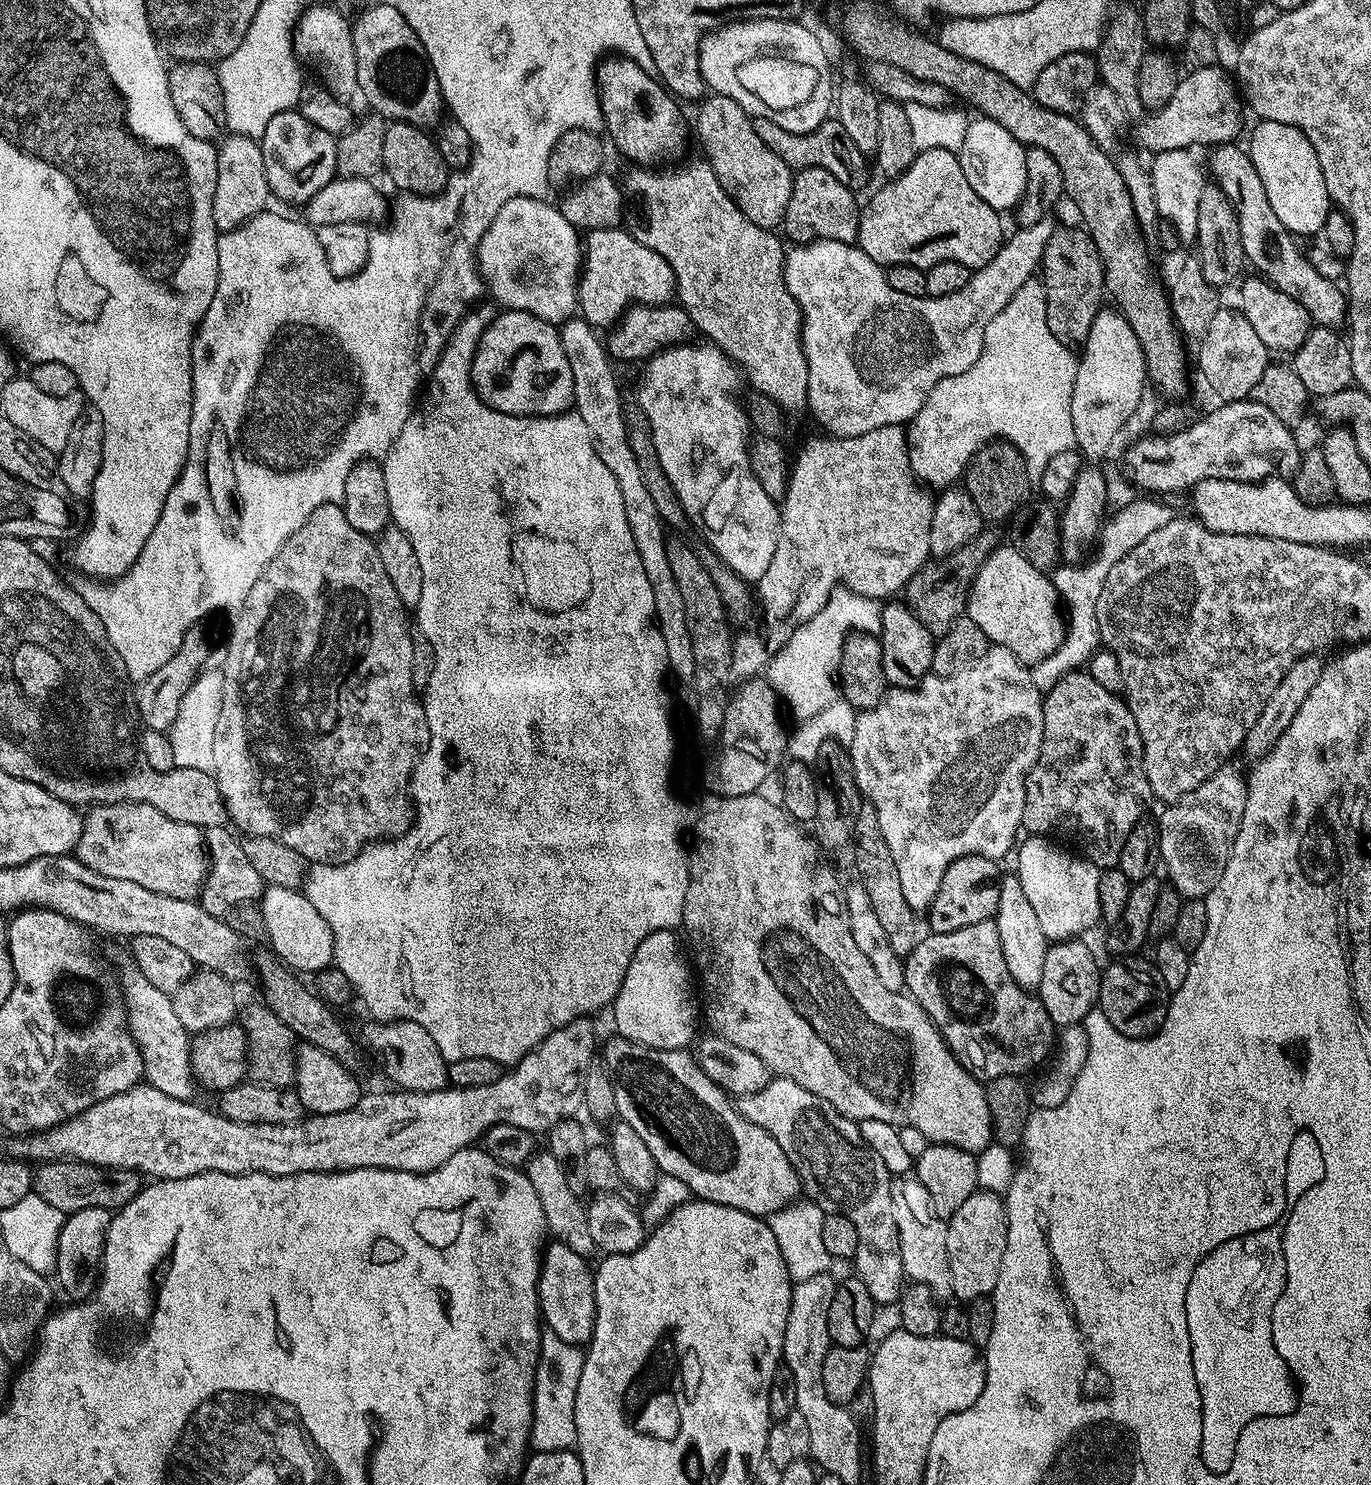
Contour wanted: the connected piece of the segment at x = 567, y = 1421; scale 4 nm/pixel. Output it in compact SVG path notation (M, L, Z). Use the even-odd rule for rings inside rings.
M553 1332L540 1337L540 1361L536 1364L536 1381L532 1391L532 1429L528 1442L532 1452L567 1452L576 1448L574 1398L578 1378L582 1378L584 1352L570 1342L562 1342Z

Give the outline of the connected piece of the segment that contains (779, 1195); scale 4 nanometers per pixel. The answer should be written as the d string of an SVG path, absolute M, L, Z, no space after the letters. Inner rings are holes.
M619 1034L613 1037L605 1044L603 1041L602 1055L604 1064L612 1074L616 1116L634 1126L642 1142L650 1146L650 1154L654 1154L654 1162L663 1175L686 1182L693 1197L761 1218L771 1218L775 1212L789 1207L796 1195L801 1195L800 1179L790 1158L782 1154L782 1146L778 1146L776 1139L762 1130L762 1126L754 1126L754 1122L742 1118L739 1107L730 1099L729 1093L705 1071L701 1061L691 1051L651 1048Z

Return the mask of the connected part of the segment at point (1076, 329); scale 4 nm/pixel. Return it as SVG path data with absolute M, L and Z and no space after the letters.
M1060 226L1053 232L1044 251L1042 283L1046 294L1046 322L1054 338L1069 346L1083 345L1090 326L1094 326L1094 318L1102 310L1100 303L1106 300L1104 263L1100 261L1096 243L1083 227Z

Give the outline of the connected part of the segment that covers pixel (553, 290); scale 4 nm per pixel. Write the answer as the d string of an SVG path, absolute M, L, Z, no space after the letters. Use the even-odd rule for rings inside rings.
M534 196L510 198L510 202L498 210L494 222L490 222L486 234L482 234L480 243L476 245L476 263L487 291L492 291L491 299L497 305L504 304L500 306L514 312L529 312L547 324L560 326L571 319L578 308L576 288L580 284L582 267L582 236L562 216L555 203L547 204L546 201Z

